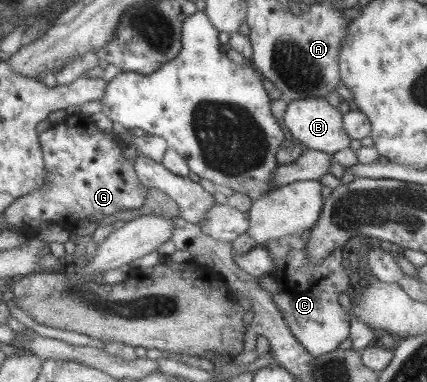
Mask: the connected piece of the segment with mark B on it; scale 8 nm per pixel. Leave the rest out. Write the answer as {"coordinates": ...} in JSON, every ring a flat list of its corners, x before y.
{"coordinates":[[306,98,291,100,284,112,284,126,290,131,292,137,300,141,311,150,333,155,349,148,350,138,346,135,342,125,342,114,328,104,325,98]]}

